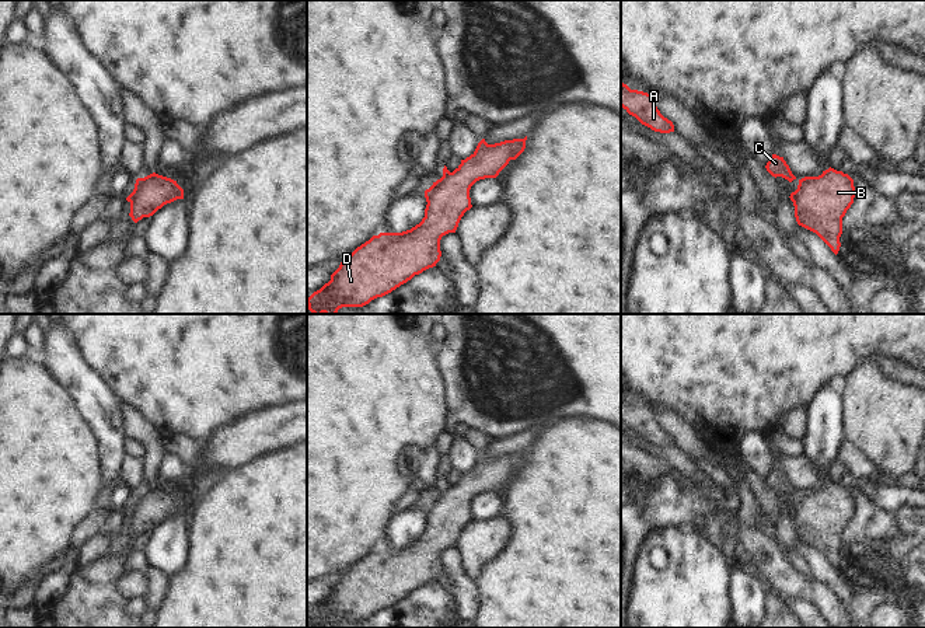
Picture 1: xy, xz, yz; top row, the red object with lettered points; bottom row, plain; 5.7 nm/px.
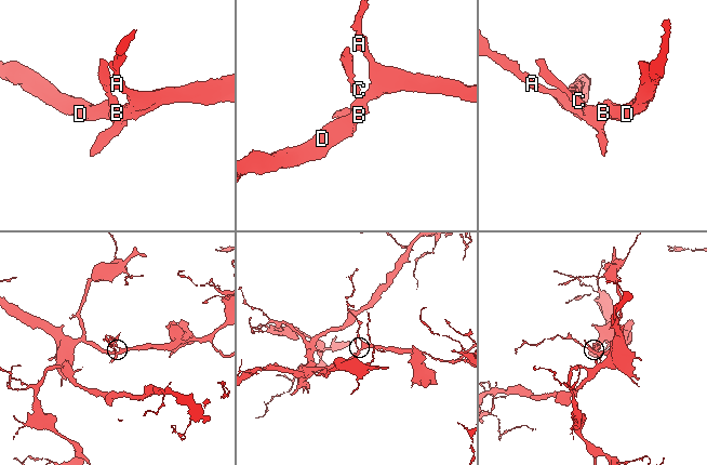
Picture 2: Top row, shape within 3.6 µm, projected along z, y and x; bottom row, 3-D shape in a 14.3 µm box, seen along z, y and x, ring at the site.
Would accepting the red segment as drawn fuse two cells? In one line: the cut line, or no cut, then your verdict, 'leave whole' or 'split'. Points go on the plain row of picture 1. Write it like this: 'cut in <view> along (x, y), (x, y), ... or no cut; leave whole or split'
cut in yz along (795, 506), (793, 516); split

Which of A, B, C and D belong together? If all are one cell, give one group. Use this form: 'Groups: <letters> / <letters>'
Groups: A B D / C.

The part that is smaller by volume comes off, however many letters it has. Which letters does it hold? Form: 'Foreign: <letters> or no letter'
Foreign: C

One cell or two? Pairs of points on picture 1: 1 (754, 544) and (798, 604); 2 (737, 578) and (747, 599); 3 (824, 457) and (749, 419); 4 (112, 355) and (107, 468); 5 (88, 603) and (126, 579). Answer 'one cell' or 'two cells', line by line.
1: two cells
2: one cell
3: two cells
4: two cells
5: two cells

